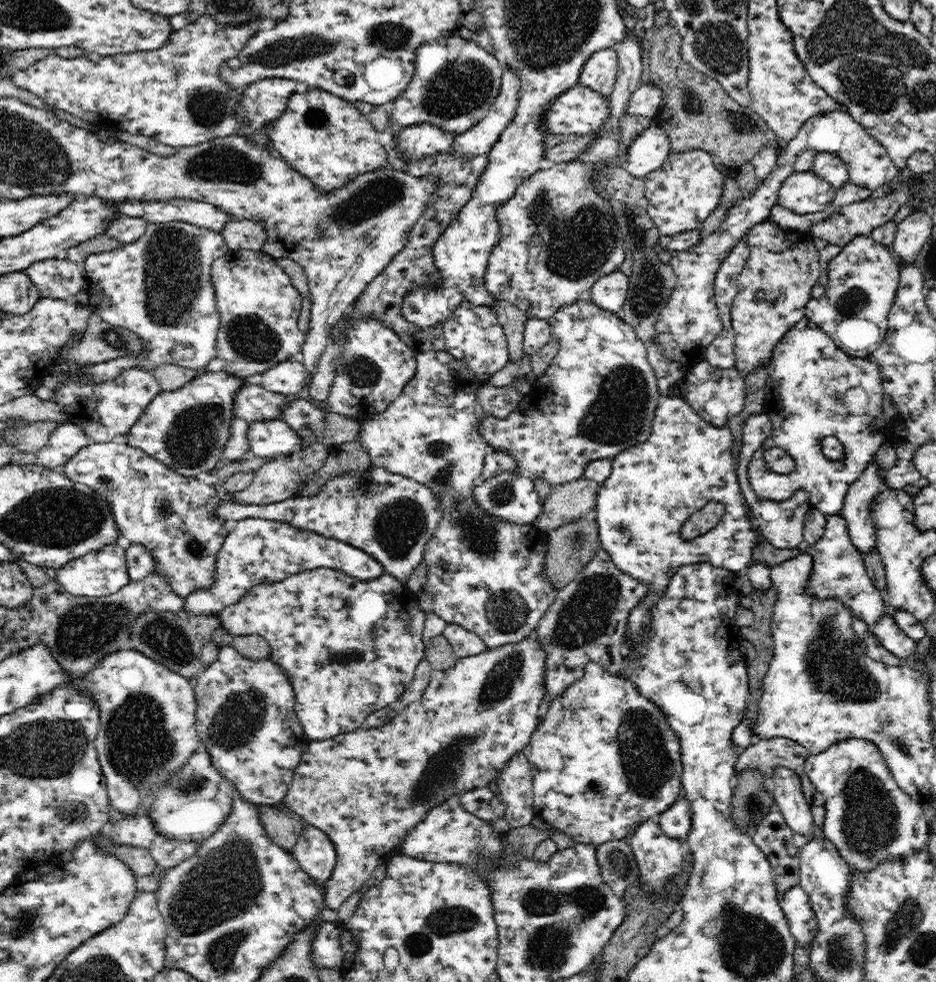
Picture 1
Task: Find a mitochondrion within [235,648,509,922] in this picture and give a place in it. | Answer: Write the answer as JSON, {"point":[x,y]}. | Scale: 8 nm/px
{"point":[444,767]}

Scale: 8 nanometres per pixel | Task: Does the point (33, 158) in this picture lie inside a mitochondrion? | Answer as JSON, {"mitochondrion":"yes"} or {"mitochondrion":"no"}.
{"mitochondrion":"yes"}

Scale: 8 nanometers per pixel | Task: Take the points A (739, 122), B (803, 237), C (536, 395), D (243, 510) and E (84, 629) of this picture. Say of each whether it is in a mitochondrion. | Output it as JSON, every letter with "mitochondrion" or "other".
{"A":"mitochondrion","B":"other","C":"other","D":"other","E":"mitochondrion"}

